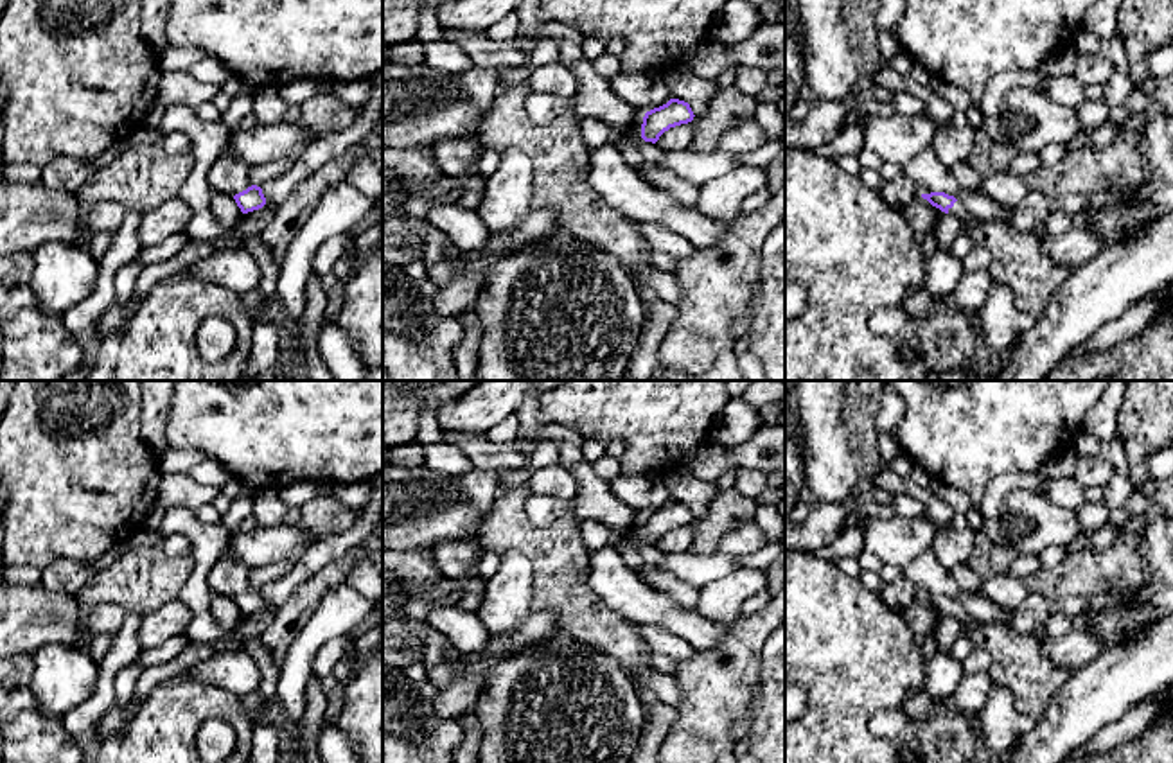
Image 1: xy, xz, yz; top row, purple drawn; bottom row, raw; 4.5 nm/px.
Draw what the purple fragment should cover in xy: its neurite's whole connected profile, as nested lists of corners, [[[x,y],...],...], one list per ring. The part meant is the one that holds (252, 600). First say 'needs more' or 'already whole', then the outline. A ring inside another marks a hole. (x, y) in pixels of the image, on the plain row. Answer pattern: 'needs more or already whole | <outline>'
already whole | [[[251,587],[246,592],[235,596],[234,601],[243,616],[259,612],[266,607],[266,600],[262,596],[262,591],[257,587]]]

